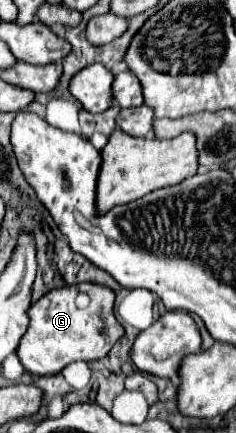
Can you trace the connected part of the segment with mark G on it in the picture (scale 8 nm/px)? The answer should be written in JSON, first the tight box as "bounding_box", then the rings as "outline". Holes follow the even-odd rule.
{"bounding_box":[19,281,125,375],"outline":[[[91,281],[79,285],[65,285],[59,289],[51,289],[37,303],[31,305],[29,311],[29,329],[19,343],[19,361],[31,375],[57,375],[73,361],[95,361],[109,353],[109,349],[123,337],[125,329],[115,319],[113,313],[115,293]],[[77,293],[87,293],[91,303],[85,309],[75,305]]]}

